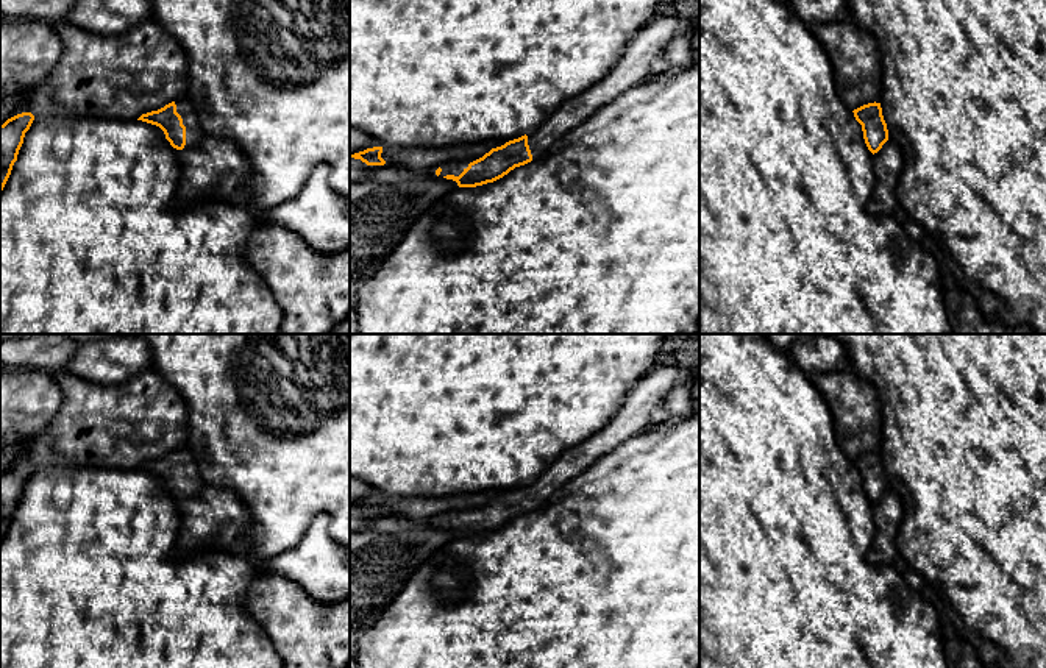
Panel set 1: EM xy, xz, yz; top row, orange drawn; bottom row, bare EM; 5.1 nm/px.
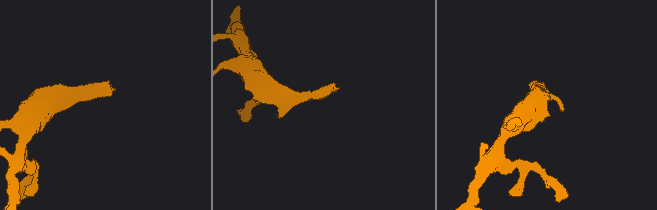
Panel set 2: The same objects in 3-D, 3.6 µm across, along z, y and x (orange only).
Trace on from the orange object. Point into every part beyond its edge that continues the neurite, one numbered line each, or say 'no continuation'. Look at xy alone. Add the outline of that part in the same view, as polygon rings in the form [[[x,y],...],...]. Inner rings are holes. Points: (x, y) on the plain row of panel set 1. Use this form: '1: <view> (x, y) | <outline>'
1: xy (185, 458) | [[[180,448],[175,451],[176,462],[183,468],[183,474],[186,476],[186,495],[184,498],[190,498],[197,495],[203,487],[205,482],[201,481],[198,474],[198,465],[197,460],[189,448]]]

